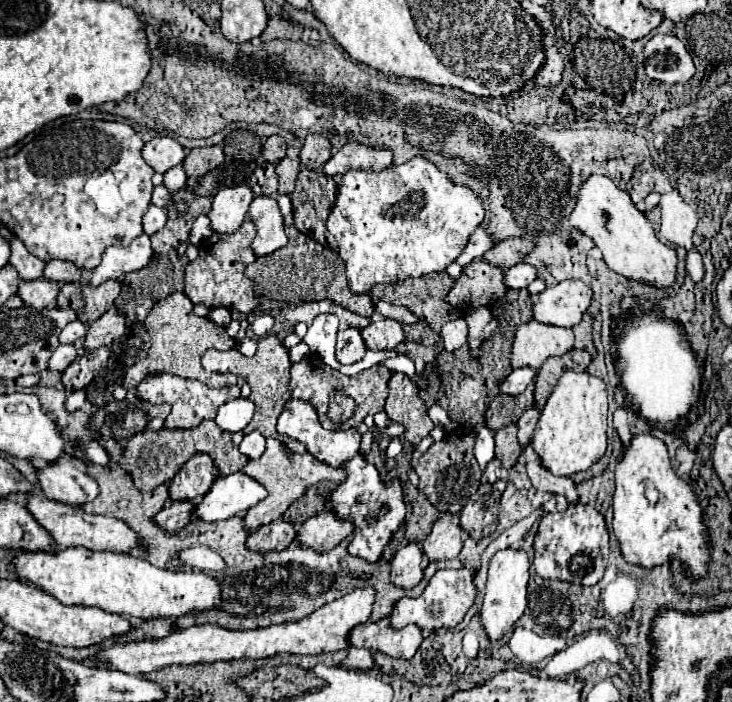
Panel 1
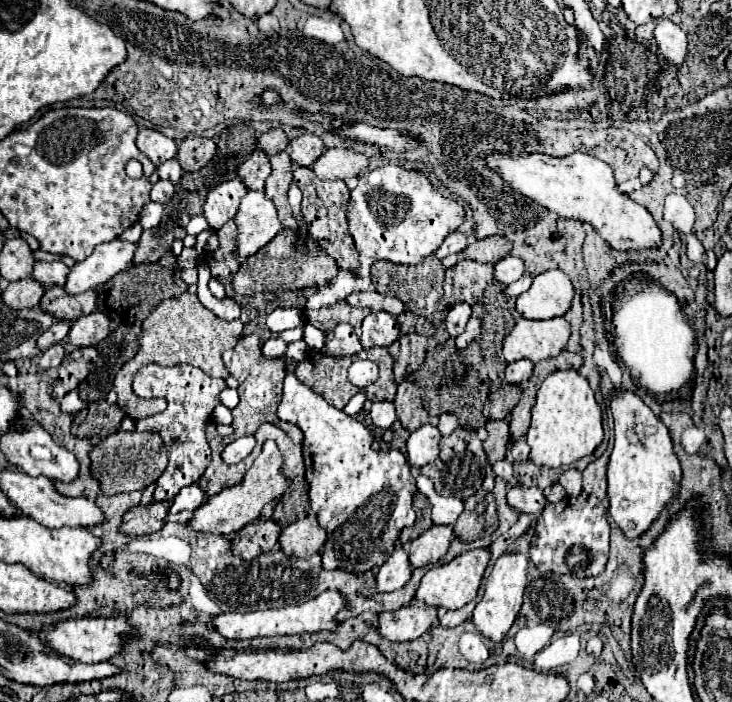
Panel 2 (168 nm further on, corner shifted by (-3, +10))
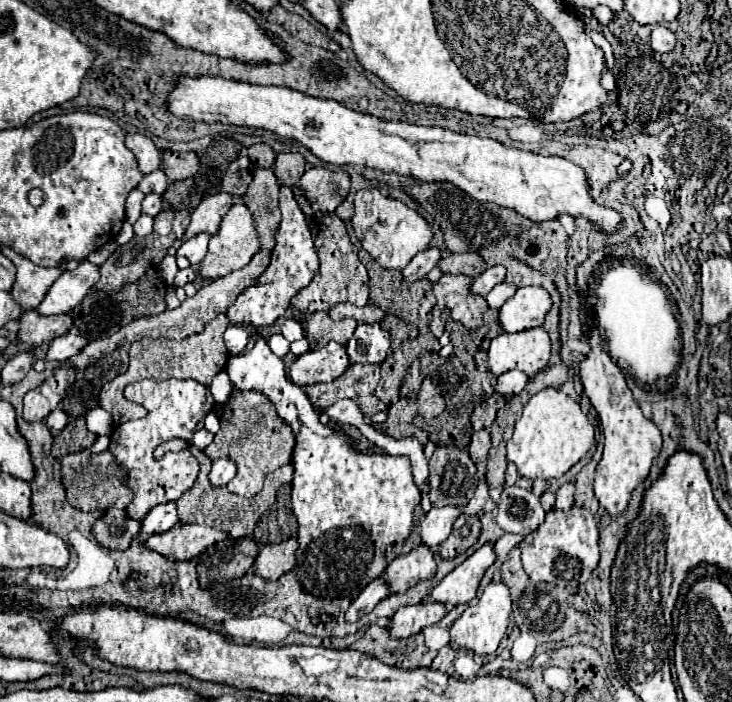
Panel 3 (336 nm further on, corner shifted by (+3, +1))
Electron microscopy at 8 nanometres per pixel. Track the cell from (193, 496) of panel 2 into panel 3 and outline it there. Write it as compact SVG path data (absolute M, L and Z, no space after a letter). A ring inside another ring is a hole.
M175 501L163 503L163 505L157 505L155 509L151 509L151 513L147 513L147 517L141 521L141 525L143 525L141 533L147 533L147 535L163 533L163 531L169 531L177 523L179 523L177 503Z

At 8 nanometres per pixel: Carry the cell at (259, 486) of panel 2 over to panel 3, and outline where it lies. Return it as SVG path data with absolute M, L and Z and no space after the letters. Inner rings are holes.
M179 523L171 527L165 533L151 535L145 545L161 555L175 557L179 561L187 561L209 549L213 543L223 541L227 537L225 531L209 527L209 525L197 525L197 523Z

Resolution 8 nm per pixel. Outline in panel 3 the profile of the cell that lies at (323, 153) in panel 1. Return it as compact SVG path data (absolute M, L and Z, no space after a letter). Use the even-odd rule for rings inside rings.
M279 153L273 165L273 171L281 185L293 187L305 173L305 167L307 167L307 161L301 153Z

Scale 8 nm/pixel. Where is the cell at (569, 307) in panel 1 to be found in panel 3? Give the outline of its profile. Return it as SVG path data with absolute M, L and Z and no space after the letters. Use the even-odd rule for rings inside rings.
M519 287L517 293L499 309L499 321L507 333L519 333L541 327L551 307L551 295L543 287Z

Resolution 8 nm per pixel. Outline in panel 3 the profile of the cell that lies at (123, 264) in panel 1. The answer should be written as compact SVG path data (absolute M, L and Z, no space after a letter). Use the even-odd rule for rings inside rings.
M83 261L79 263L77 269L63 271L63 275L53 283L49 293L45 295L43 303L37 307L37 311L43 315L69 313L83 301L83 297L95 287L97 281L99 281L99 265Z

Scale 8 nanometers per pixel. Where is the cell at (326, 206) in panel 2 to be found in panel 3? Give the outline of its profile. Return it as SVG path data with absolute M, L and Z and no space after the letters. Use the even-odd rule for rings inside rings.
M299 185L293 187L293 195L295 195L301 211L305 213L311 237L315 241L315 251L319 255L319 269L317 269L315 277L311 279L311 283L291 299L291 305L297 307L301 313L329 311L331 307L335 307L337 303L343 303L343 301L349 301L349 303L353 303L357 307L367 305L367 301L369 301L367 269L359 261L357 251L353 249L353 243L349 241L345 223L337 217L337 213L315 211L311 201L305 197L305 191Z

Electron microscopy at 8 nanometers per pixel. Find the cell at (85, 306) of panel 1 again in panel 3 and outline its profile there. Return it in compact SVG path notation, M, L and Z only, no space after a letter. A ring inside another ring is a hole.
M31 309L23 313L19 323L21 327L17 333L17 341L25 343L27 347L39 347L67 333L73 327L73 317L69 313L47 317L47 315L41 315L37 309Z

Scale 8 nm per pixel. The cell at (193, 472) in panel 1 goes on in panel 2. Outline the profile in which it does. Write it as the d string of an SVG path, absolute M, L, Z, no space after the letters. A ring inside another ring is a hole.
M147 364L135 374L133 392L137 396L147 398L163 396L167 400L167 408L161 414L137 420L137 424L135 424L137 432L159 432L159 436L167 448L169 464L157 480L157 486L153 492L155 502L173 500L175 494L183 486L195 484L201 478L201 474L205 472L205 468L209 466L211 450L205 440L205 424L209 422L213 408L219 404L219 394L225 388L227 388L225 382L207 376L205 372L201 372L201 368L195 368L195 366L163 368L157 364ZM173 438L179 438L181 442L175 444L175 442L171 442Z

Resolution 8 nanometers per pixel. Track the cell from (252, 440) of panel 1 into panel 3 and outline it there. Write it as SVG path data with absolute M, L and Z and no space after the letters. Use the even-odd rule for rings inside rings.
M221 457L217 461L213 461L213 469L209 473L209 481L219 487L219 485L227 485L237 473L237 465L235 461L231 461L229 457Z

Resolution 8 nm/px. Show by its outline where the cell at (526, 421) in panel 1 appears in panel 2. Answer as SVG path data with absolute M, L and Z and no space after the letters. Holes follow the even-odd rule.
M521 438L521 440L517 440L515 444L513 444L513 448L511 448L511 456L513 456L513 460L515 462L525 462L527 460L527 456L529 456L529 444L525 442L525 438Z

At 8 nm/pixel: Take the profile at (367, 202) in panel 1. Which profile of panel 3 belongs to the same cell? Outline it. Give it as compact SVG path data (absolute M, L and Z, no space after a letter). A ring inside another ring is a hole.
M377 187L357 191L355 215L351 219L351 225L355 233L361 233L359 241L363 249L369 251L369 255L385 269L405 269L407 263L417 253L425 251L433 239L431 225L415 209L407 207L401 199L383 195Z

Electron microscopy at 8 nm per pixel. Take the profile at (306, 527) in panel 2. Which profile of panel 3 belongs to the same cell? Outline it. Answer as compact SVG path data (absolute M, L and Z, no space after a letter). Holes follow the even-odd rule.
M289 537L277 545L263 545L259 557L255 559L255 571L267 579L279 579L283 573L289 573L297 563L297 537Z

